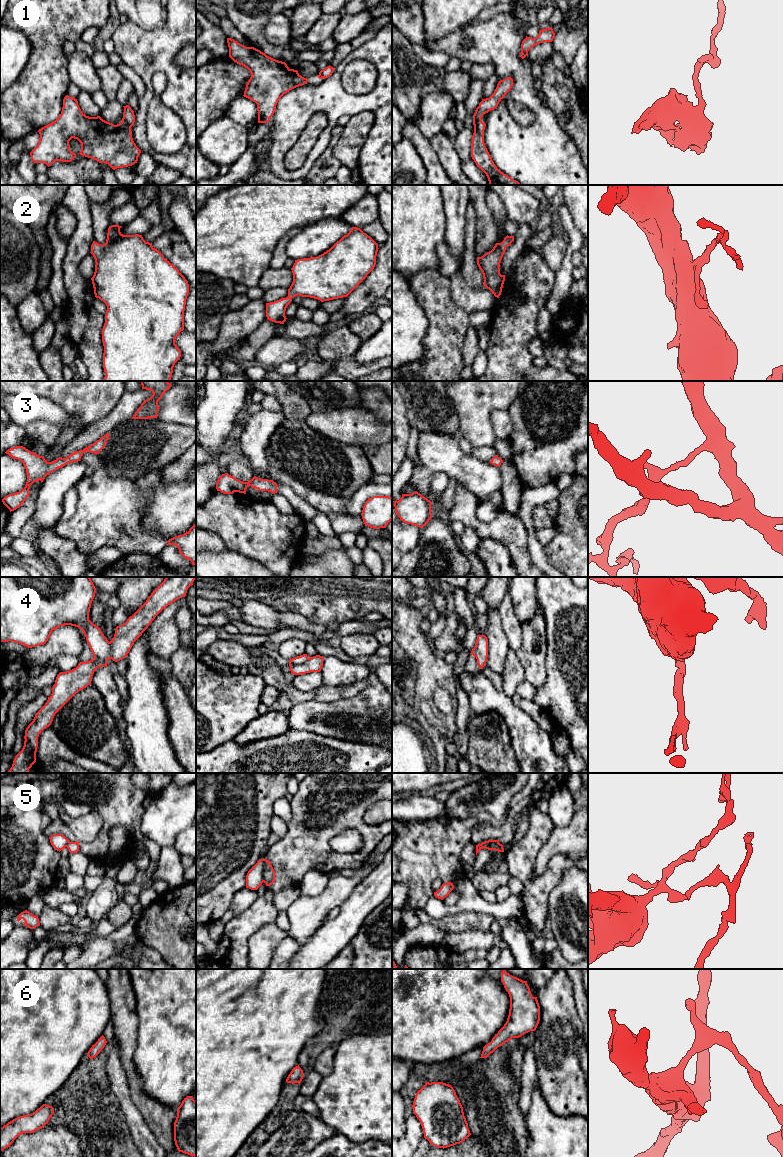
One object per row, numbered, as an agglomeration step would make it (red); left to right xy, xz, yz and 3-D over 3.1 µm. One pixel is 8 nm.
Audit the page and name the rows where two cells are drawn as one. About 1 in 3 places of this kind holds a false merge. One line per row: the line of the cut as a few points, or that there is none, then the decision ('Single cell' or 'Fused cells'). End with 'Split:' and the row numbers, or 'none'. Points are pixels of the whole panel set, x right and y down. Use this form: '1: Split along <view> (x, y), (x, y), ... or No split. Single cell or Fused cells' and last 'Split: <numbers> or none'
1: Split along xy (123, 117), (130, 128). Fused cells
2: No split. Single cell
3: No split. Single cell
4: Split along xz (309, 658), (304, 662), (292, 663), (290, 665). Fused cells
5: Split along xz (262, 859), (264, 881). Fused cells
6: No split. Single cell
Split: 1, 4, 5

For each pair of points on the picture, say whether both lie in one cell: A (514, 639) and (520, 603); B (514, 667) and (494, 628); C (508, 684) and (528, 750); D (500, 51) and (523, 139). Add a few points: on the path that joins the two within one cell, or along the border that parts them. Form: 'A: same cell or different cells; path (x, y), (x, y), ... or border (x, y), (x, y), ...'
A: different cells; border (509, 595), (512, 607), (520, 623)
B: different cells; border (509, 648), (506, 654), (505, 669), (501, 676)
C: different cells; border (502, 692), (511, 698)
D: same cell; path (521, 73), (523, 90), (539, 108), (539, 117)

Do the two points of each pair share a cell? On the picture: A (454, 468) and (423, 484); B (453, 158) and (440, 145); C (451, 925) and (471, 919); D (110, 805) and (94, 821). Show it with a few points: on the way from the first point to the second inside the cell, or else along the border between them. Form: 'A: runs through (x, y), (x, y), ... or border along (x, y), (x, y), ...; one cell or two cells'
A: border along (418, 456), (419, 460), (433, 473); two cells
B: runs through (450, 155), (443, 148); one cell
C: runs through (456, 923), (466, 920); one cell
D: border along (77, 816), (99, 815), (102, 828), (95, 838); two cells

